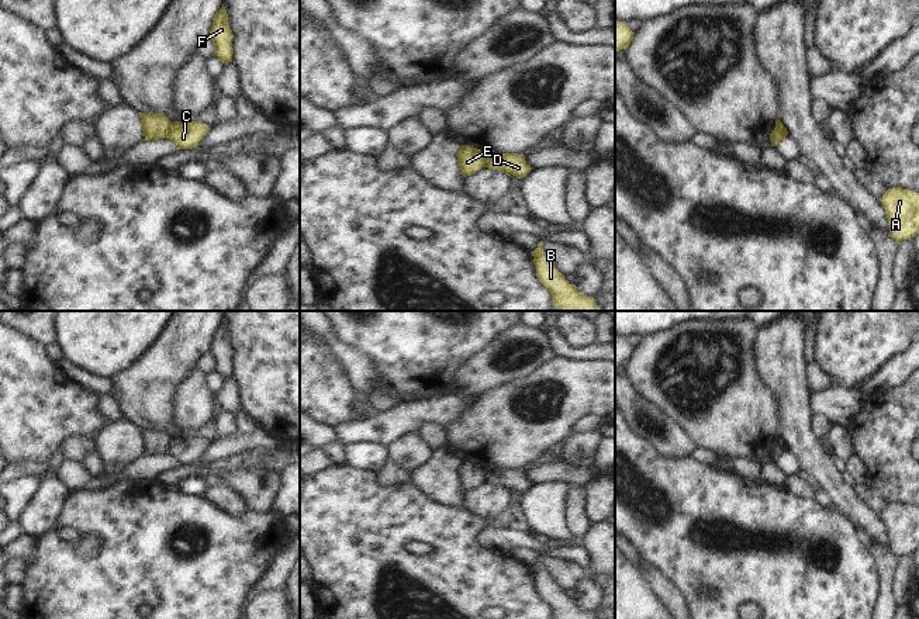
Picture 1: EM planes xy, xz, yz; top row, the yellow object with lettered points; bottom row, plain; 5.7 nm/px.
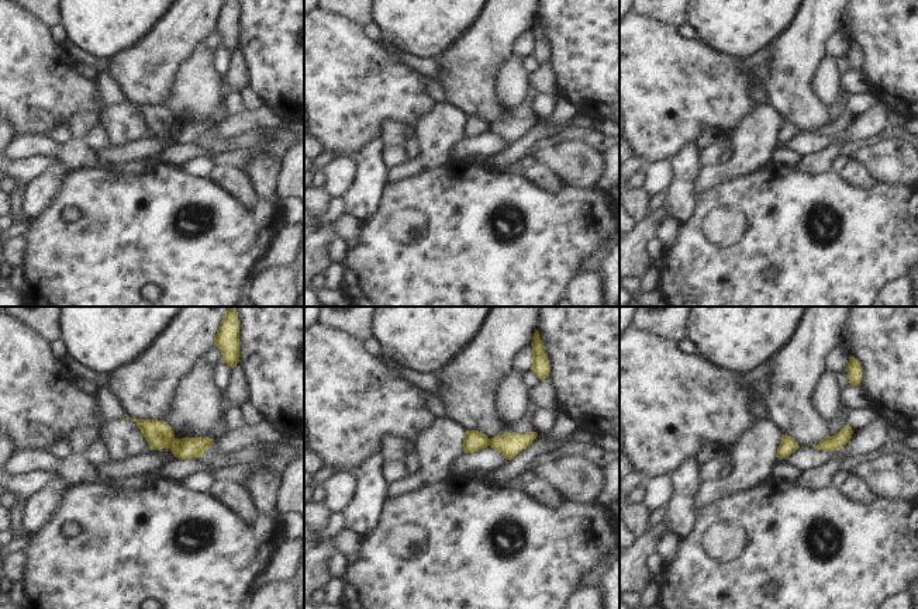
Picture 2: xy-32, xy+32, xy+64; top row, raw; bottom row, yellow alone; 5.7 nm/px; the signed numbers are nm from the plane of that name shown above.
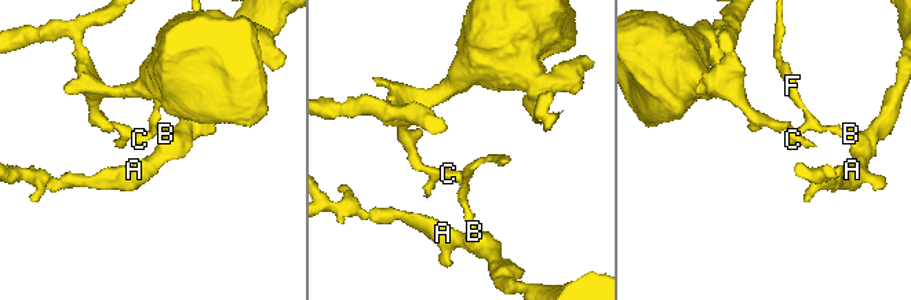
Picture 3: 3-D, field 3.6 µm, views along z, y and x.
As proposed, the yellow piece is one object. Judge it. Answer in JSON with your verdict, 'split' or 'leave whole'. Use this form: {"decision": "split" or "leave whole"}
{"decision": "split"}

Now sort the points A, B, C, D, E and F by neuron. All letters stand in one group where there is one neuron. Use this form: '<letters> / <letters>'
A B C D F / E

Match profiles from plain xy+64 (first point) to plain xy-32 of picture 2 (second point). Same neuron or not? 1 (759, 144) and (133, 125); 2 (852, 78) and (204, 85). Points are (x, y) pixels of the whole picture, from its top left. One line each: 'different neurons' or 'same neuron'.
1: same neuron
2: different neurons

